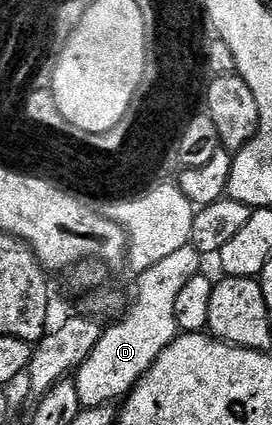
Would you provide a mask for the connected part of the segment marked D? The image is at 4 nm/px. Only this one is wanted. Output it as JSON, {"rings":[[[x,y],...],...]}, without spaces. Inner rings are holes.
{"rings":[[[191,245],[174,250],[167,258],[162,258],[156,265],[137,276],[138,292],[134,295],[134,304],[126,311],[126,316],[119,323],[107,326],[102,332],[96,349],[78,366],[73,376],[76,393],[80,393],[83,408],[104,407],[117,401],[125,400],[130,390],[138,384],[156,357],[172,345],[180,332],[176,325],[176,300],[184,285],[192,281],[202,270],[204,256]]]}

